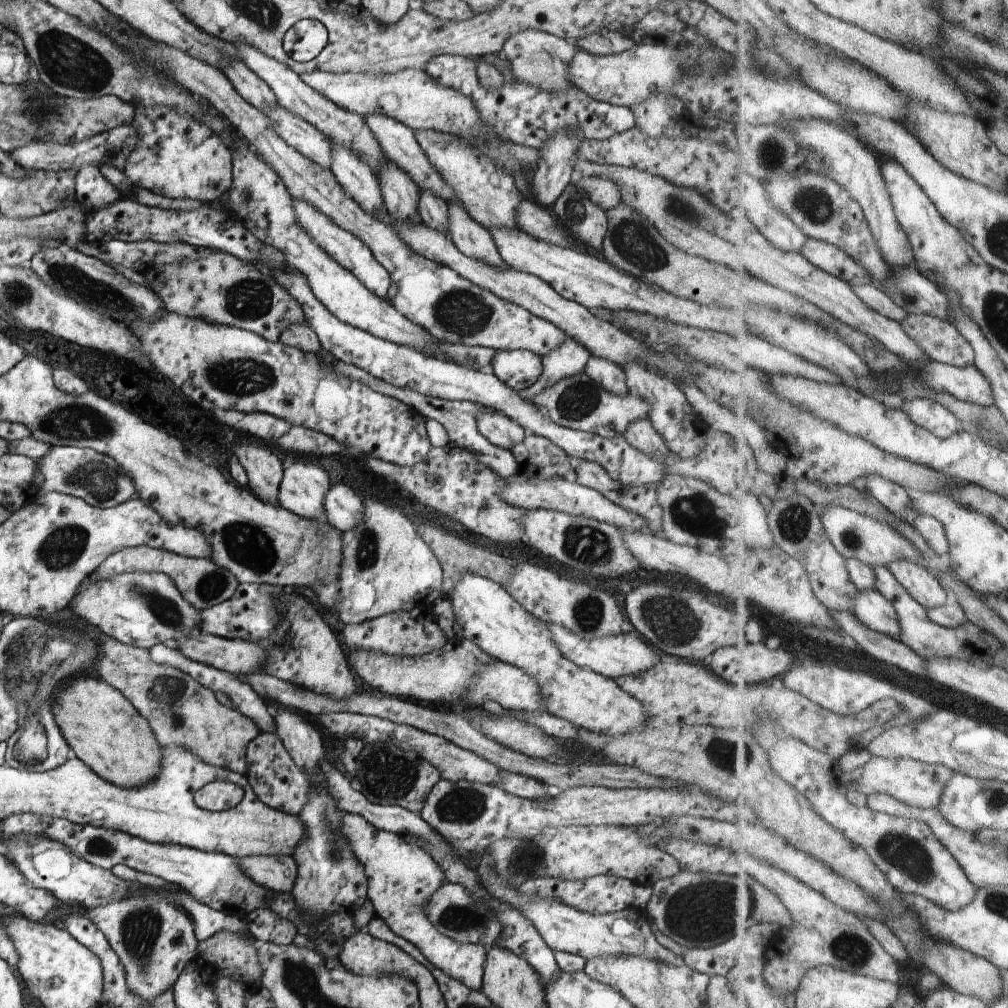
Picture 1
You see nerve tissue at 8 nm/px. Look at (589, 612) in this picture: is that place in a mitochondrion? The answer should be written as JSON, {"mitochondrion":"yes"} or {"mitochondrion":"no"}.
{"mitochondrion":"yes"}

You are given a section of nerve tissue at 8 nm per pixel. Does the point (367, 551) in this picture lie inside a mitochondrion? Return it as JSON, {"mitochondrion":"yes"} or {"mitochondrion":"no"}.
{"mitochondrion":"yes"}

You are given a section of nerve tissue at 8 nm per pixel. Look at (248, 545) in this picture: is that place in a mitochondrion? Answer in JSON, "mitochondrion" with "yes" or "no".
{"mitochondrion":"yes"}

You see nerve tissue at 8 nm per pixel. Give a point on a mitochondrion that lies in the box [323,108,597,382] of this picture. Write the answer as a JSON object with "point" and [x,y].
{"point":[461,312]}

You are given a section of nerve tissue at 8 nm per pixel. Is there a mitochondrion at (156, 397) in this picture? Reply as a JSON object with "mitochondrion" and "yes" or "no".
{"mitochondrion":"no"}

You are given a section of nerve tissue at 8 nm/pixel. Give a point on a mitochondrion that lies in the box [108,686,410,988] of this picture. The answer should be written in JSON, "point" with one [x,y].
{"point":[139,930]}

